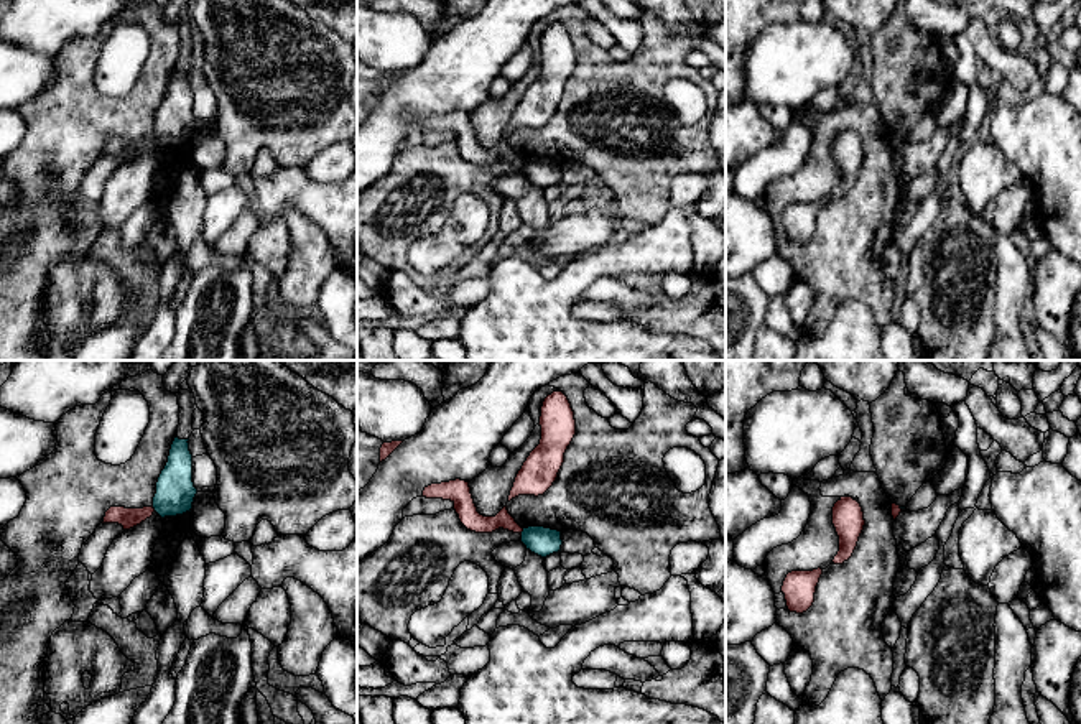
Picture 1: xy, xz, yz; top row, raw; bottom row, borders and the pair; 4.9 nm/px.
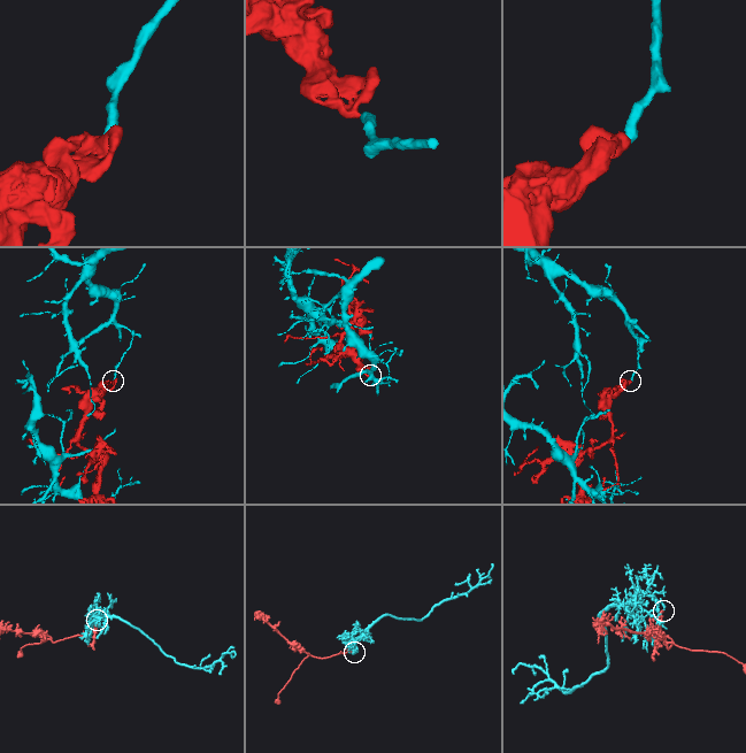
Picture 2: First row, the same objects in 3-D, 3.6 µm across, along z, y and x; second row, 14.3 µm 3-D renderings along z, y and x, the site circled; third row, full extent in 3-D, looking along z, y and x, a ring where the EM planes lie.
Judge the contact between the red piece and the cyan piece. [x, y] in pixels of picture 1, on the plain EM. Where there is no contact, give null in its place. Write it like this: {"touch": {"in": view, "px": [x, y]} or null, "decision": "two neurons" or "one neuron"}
{"touch": {"in": "xy", "px": [153, 140]}, "decision": "two neurons"}

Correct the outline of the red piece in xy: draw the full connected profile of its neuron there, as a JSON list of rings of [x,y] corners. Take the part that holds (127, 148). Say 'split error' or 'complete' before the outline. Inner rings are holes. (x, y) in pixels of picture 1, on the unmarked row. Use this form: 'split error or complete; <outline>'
complete; [[[153,137],[143,140],[110,138],[105,143],[102,155],[118,155],[123,158],[123,161],[130,161],[145,153],[146,150],[150,150],[153,143]]]

